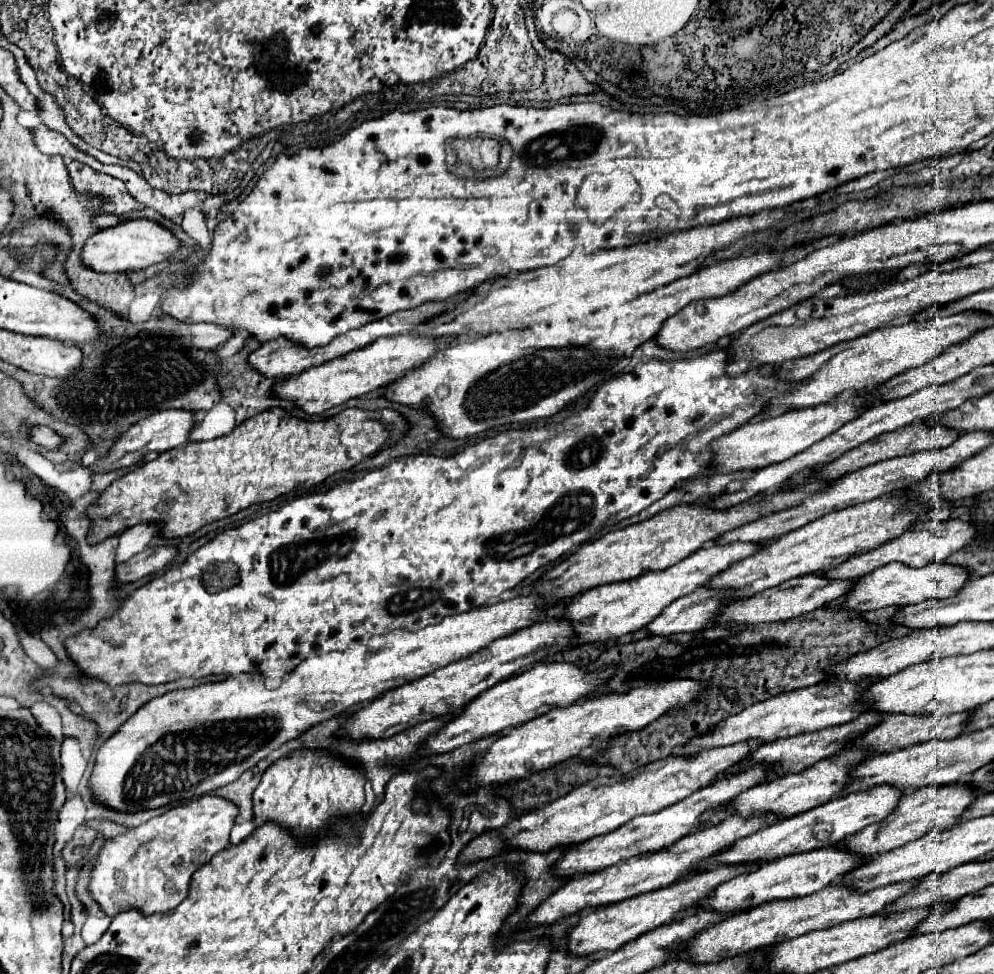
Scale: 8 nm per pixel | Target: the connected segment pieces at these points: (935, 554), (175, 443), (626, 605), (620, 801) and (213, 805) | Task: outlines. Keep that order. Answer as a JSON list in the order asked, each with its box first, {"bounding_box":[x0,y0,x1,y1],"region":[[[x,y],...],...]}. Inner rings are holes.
[{"bounding_box":[826,518,976,580],"region":[[[952,518],[946,522],[936,522],[936,520],[918,522],[908,532],[904,532],[900,538],[890,540],[890,544],[882,544],[862,556],[854,556],[854,558],[846,560],[844,564],[828,570],[826,576],[842,578],[842,580],[862,578],[864,574],[870,574],[876,568],[882,568],[884,564],[890,564],[890,562],[902,562],[902,564],[920,568],[920,566],[926,566],[932,562],[946,560],[946,556],[952,556],[954,552],[958,552],[958,548],[966,548],[966,544],[970,544],[970,540],[974,540],[974,532],[976,532],[974,524],[970,524],[970,520],[960,520],[960,518]]]},{"bounding_box":[90,408,196,472],"region":[[[178,408],[154,412],[148,418],[138,420],[120,440],[116,440],[116,444],[110,448],[108,456],[104,460],[98,460],[94,466],[90,466],[90,470],[92,472],[108,472],[108,470],[114,470],[114,468],[132,466],[150,452],[160,454],[160,452],[166,452],[166,450],[172,450],[172,448],[186,446],[190,442],[190,432],[192,432],[194,426],[196,426],[196,412],[184,412],[184,410],[178,410]]]},{"bounding_box":[564,542,764,644],"region":[[[730,542],[730,544],[706,544],[698,552],[692,552],[686,556],[686,560],[680,560],[678,564],[660,570],[660,572],[642,572],[638,578],[622,580],[614,584],[596,586],[588,592],[584,592],[578,600],[574,598],[572,604],[564,610],[564,618],[572,620],[574,630],[578,632],[578,640],[582,644],[596,642],[596,640],[608,640],[612,636],[622,636],[634,630],[644,628],[666,608],[666,604],[672,604],[674,600],[694,592],[700,586],[706,586],[718,572],[724,572],[730,568],[730,564],[736,564],[738,560],[744,560],[746,556],[756,554],[764,544],[742,544],[742,542]]]},{"bounding_box":[460,744,760,862],"region":[[[730,744],[722,748],[706,748],[702,754],[694,754],[694,756],[674,756],[672,754],[662,760],[640,766],[638,770],[632,770],[628,774],[598,776],[590,780],[588,784],[582,784],[580,788],[572,790],[564,798],[558,798],[544,808],[538,808],[538,810],[532,810],[530,814],[520,816],[518,820],[500,828],[498,832],[484,832],[476,836],[466,846],[466,850],[460,854],[460,862],[474,862],[480,858],[488,858],[500,852],[506,846],[506,842],[512,846],[518,844],[518,848],[524,848],[524,850],[546,852],[554,846],[578,844],[594,836],[608,834],[636,816],[654,814],[662,808],[672,806],[674,802],[680,802],[682,798],[694,794],[696,790],[710,786],[726,770],[746,762],[748,754],[756,750],[758,746],[760,744],[752,744],[752,746],[750,744]]]},{"bounding_box":[88,794,236,916],"region":[[[204,794],[192,802],[170,808],[162,816],[156,816],[126,834],[114,836],[94,862],[88,890],[108,916],[132,908],[138,908],[144,914],[174,910],[188,896],[192,874],[230,844],[230,830],[236,816],[236,804],[230,804],[226,798]]]}]

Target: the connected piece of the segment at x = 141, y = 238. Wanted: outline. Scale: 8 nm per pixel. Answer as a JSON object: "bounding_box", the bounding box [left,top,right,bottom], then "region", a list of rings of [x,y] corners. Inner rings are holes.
{"bounding_box":[82,218,182,272],"region":[[[136,218],[136,220],[128,220],[124,224],[106,228],[102,232],[98,232],[96,236],[92,236],[84,244],[82,260],[86,266],[90,266],[96,272],[134,272],[134,270],[142,270],[152,264],[170,260],[176,252],[180,252],[180,248],[182,248],[182,244],[172,230],[168,230],[166,226],[162,226],[154,220]]]}

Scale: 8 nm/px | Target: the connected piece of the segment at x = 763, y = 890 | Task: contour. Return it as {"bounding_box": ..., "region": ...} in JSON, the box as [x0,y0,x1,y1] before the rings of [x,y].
{"bounding_box":[700,848,868,912],"region":[[[818,848],[814,852],[798,854],[798,856],[786,856],[782,860],[772,860],[770,864],[760,864],[756,872],[736,876],[724,884],[720,884],[700,906],[712,908],[718,912],[734,912],[734,910],[750,910],[758,904],[772,902],[772,900],[784,900],[784,898],[798,898],[812,892],[822,890],[824,886],[832,884],[842,876],[842,872],[848,872],[858,864],[858,860],[868,860],[868,856],[850,856],[850,852],[838,852],[838,848]]]}

